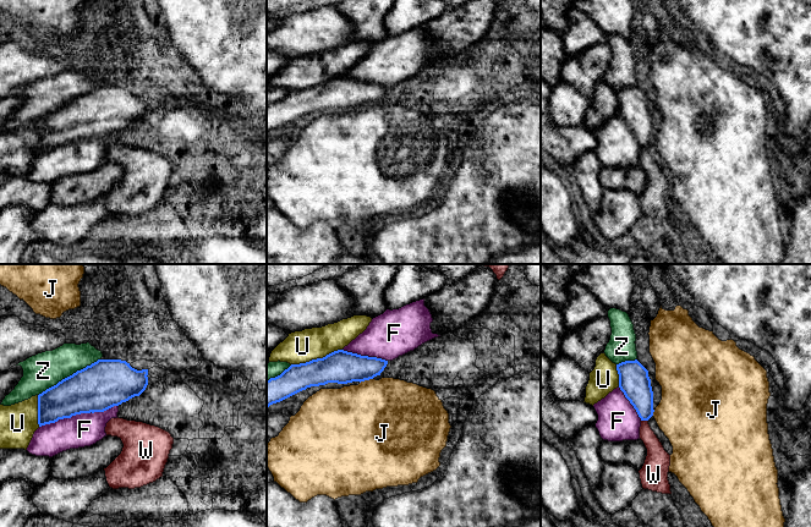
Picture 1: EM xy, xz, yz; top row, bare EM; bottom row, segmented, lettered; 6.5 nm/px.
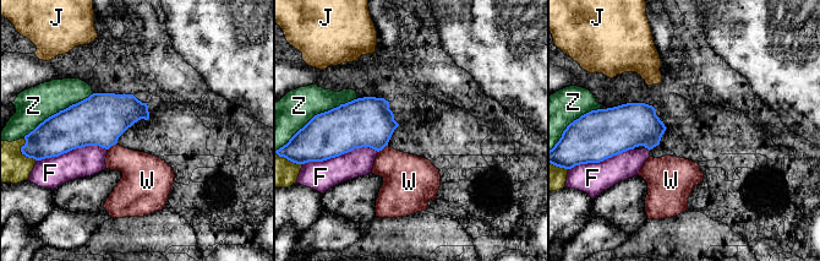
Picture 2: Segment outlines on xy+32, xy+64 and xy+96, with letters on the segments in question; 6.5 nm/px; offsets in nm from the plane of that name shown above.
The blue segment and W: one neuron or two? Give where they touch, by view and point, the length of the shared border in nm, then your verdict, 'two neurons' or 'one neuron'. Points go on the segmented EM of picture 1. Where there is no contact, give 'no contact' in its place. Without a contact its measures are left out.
contact yz (645, 420); length 50 nm; two neurons

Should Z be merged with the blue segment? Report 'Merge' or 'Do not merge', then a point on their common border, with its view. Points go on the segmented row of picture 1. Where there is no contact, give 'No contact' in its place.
Do not merge. Touches blue at xy (70, 375)

